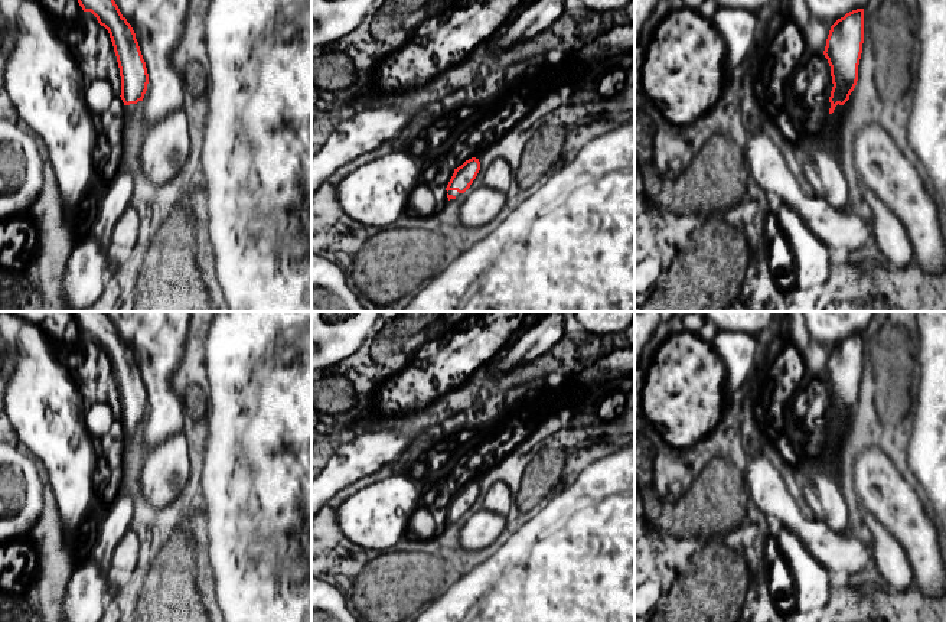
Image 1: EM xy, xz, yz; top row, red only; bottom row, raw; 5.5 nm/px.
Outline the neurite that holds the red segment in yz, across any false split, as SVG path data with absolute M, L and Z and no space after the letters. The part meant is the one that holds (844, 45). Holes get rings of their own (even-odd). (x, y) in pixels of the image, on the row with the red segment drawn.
M864 9L846 13L831 26L823 51L834 84L828 126L818 134L805 134L793 149L813 193L842 212L849 212L849 190L834 146L835 115L857 85L862 43Z

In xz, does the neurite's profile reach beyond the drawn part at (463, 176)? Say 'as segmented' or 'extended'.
extended

